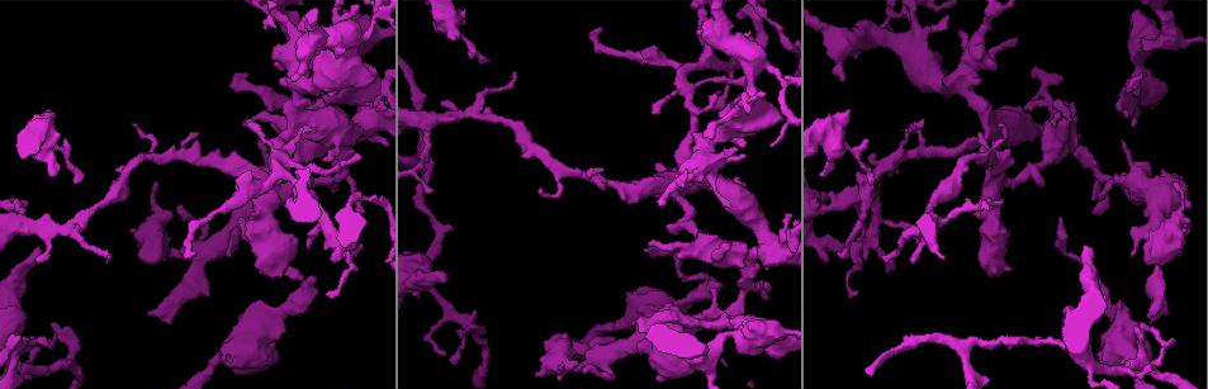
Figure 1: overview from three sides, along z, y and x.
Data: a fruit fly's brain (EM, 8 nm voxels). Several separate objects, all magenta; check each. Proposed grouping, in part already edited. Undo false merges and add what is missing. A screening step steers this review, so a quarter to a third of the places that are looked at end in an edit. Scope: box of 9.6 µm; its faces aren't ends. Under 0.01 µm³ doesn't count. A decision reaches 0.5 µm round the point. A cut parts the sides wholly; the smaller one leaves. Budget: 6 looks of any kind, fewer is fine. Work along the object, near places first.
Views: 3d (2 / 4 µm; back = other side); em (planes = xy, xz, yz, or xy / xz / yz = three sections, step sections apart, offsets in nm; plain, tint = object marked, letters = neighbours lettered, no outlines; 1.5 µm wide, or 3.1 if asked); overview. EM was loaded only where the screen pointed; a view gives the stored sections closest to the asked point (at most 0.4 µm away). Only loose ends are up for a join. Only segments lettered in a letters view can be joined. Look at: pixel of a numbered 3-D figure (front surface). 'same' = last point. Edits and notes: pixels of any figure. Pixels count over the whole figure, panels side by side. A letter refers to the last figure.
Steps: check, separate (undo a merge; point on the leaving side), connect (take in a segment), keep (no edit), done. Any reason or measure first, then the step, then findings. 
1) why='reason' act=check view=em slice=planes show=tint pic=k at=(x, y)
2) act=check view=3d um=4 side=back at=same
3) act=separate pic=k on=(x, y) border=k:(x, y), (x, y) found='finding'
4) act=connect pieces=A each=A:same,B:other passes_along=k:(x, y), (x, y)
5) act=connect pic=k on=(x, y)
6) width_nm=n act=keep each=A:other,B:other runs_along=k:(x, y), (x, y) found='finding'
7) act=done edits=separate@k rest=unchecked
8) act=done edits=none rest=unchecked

why='tapers out' act=check view=em slice=yz step=8 show=tint pic=1 at=(561, 364)

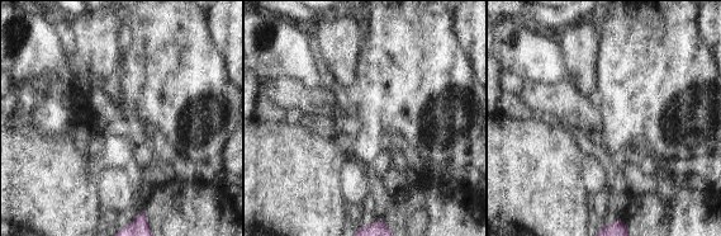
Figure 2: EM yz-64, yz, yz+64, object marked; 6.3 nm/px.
why='another direction' act=check view=em slice=planes show=letters at=same

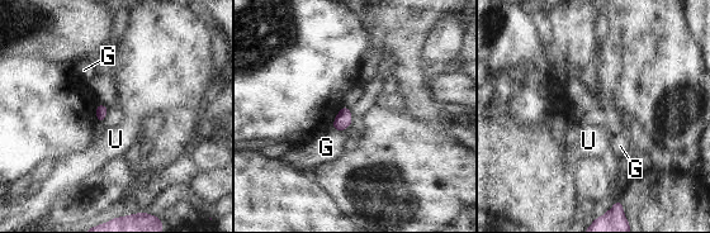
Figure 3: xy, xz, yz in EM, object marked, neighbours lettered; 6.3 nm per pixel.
act=keep each=G:other,U:other border=3:(332, 127), (342, 132) found='none of them fits'

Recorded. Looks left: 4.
why='abrupt turn' act=check view=3d um=2 pic=1 at=(306, 281)

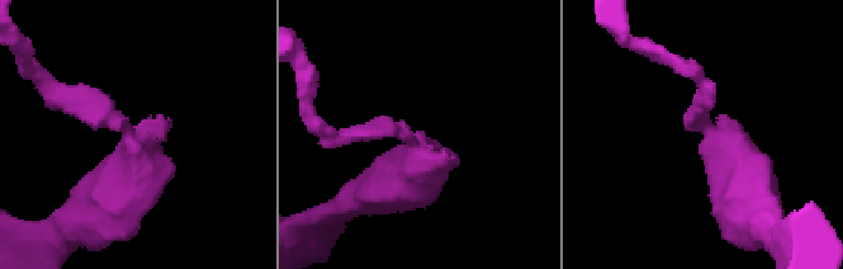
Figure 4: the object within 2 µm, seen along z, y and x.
act=check view=em slice=planes show=letters pic=4 at=(711, 132)

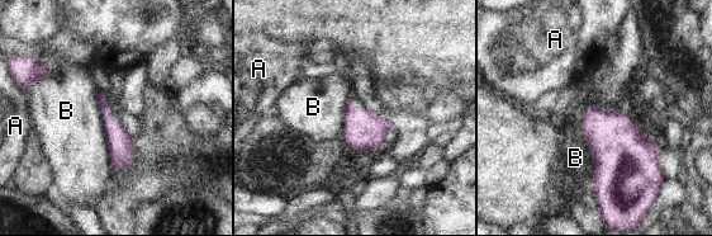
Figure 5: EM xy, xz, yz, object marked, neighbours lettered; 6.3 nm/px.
act=keep each=A:other,B:other runs_along=5:(103, 99), (118, 138), (117, 168) found='one neuron here'

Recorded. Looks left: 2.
act=done edits=none rest=unchecked

